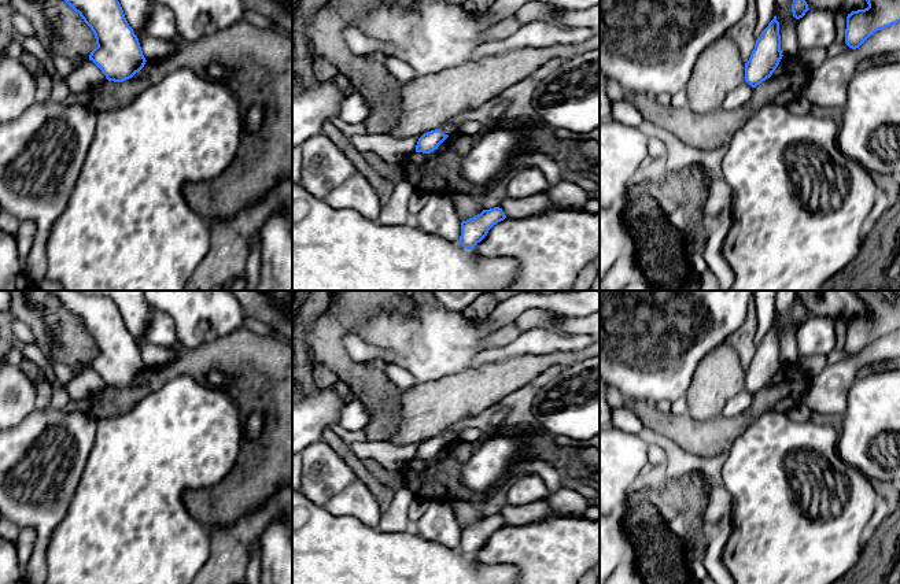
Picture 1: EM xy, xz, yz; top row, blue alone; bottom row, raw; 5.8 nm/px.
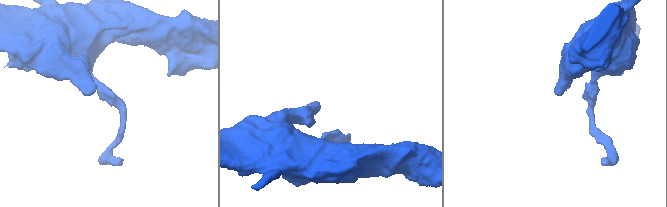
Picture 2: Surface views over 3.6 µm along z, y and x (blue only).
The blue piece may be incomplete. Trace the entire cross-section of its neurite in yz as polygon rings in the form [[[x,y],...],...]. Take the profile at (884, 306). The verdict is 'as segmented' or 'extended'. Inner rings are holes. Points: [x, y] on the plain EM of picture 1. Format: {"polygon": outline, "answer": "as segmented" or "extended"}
{"polygon": [[[855,291],[868,314],[846,324],[845,351],[856,356],[875,339],[900,329],[900,291]]], "answer": "as segmented"}

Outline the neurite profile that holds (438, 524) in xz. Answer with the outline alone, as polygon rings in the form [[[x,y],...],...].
[[[429,499],[429,506],[412,529],[423,539],[458,548],[461,543],[461,526],[447,499]]]

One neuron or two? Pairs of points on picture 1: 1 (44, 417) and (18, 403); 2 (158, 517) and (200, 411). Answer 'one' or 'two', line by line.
1: two
2: one

